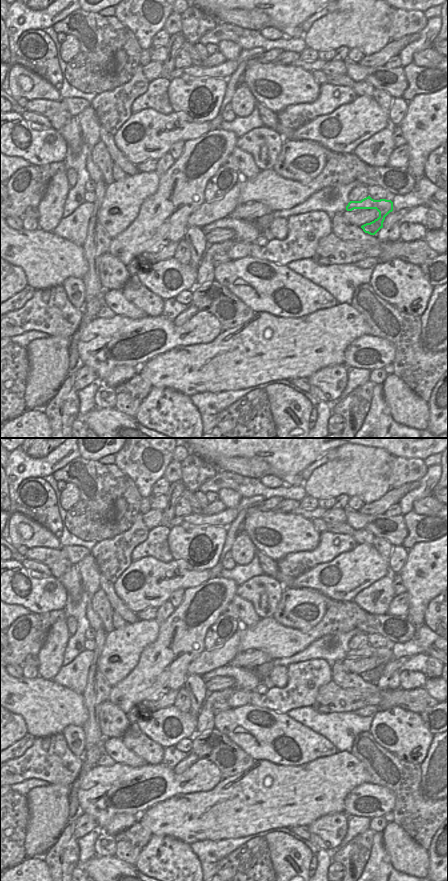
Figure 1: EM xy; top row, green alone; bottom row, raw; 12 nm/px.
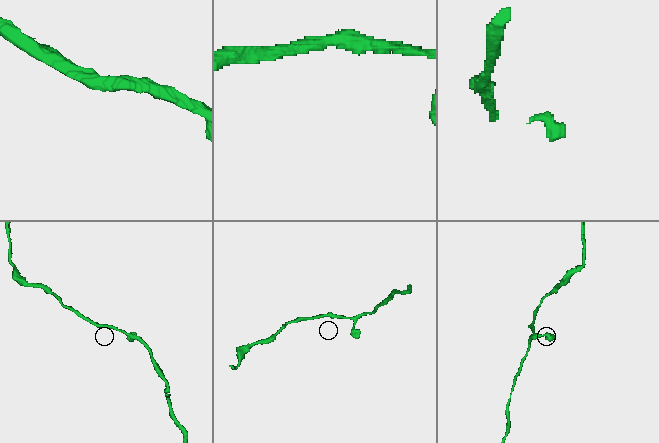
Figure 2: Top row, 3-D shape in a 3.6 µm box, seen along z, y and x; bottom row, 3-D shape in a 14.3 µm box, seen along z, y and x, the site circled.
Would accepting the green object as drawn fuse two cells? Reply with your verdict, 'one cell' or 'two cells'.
one cell

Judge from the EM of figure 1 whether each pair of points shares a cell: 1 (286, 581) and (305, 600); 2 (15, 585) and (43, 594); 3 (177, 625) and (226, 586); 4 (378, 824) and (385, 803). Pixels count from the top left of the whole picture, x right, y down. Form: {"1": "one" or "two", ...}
{"1": "two", "2": "one", "3": "one", "4": "two"}

